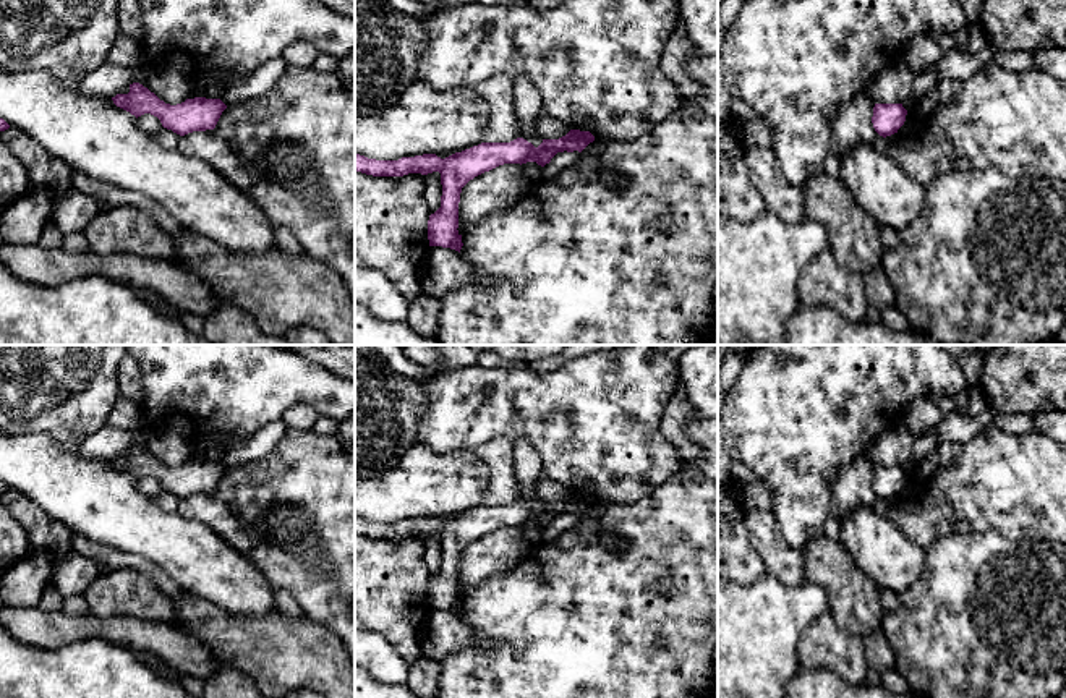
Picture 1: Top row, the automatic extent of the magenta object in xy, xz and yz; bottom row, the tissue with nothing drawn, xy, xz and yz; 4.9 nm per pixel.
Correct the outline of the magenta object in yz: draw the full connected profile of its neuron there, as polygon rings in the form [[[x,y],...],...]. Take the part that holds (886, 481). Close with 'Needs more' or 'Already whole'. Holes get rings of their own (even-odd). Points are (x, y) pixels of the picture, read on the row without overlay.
[[[875,466],[872,486],[875,494],[886,500],[904,487],[907,473],[902,466]]]. Already whole

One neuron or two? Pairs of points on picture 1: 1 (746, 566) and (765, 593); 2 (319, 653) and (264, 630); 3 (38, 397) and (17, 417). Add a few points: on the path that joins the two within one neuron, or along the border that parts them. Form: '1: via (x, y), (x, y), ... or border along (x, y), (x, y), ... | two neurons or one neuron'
1: border along (765, 572), (752, 582), (734, 582) | two neurons
2: via (307, 653), (287, 653), (277, 643) | one neuron
3: via (33, 400), (21, 412) | one neuron

